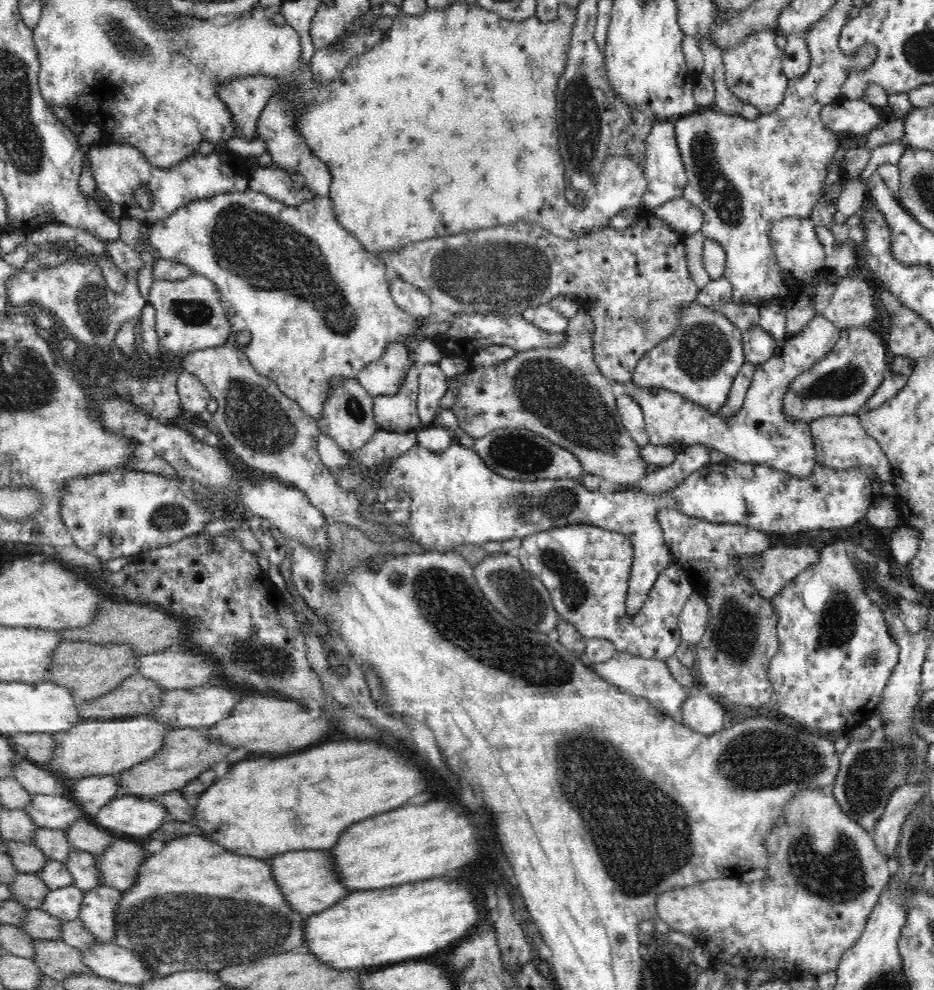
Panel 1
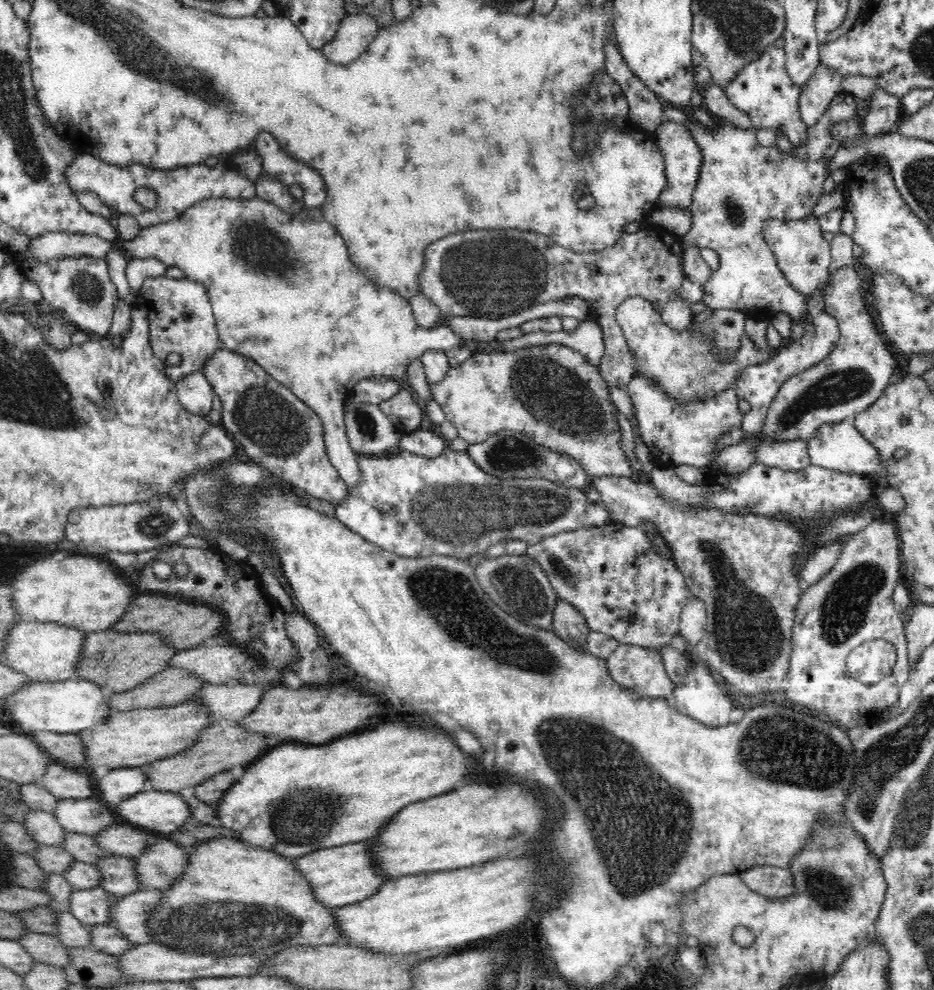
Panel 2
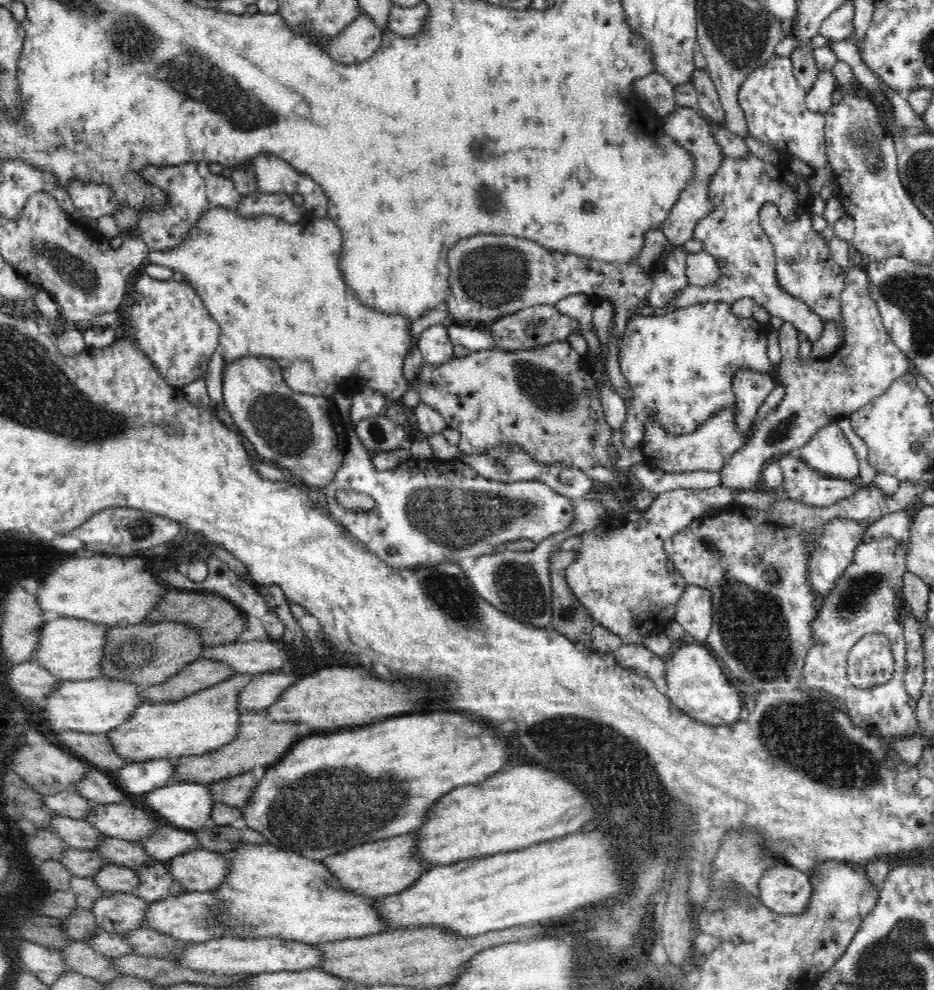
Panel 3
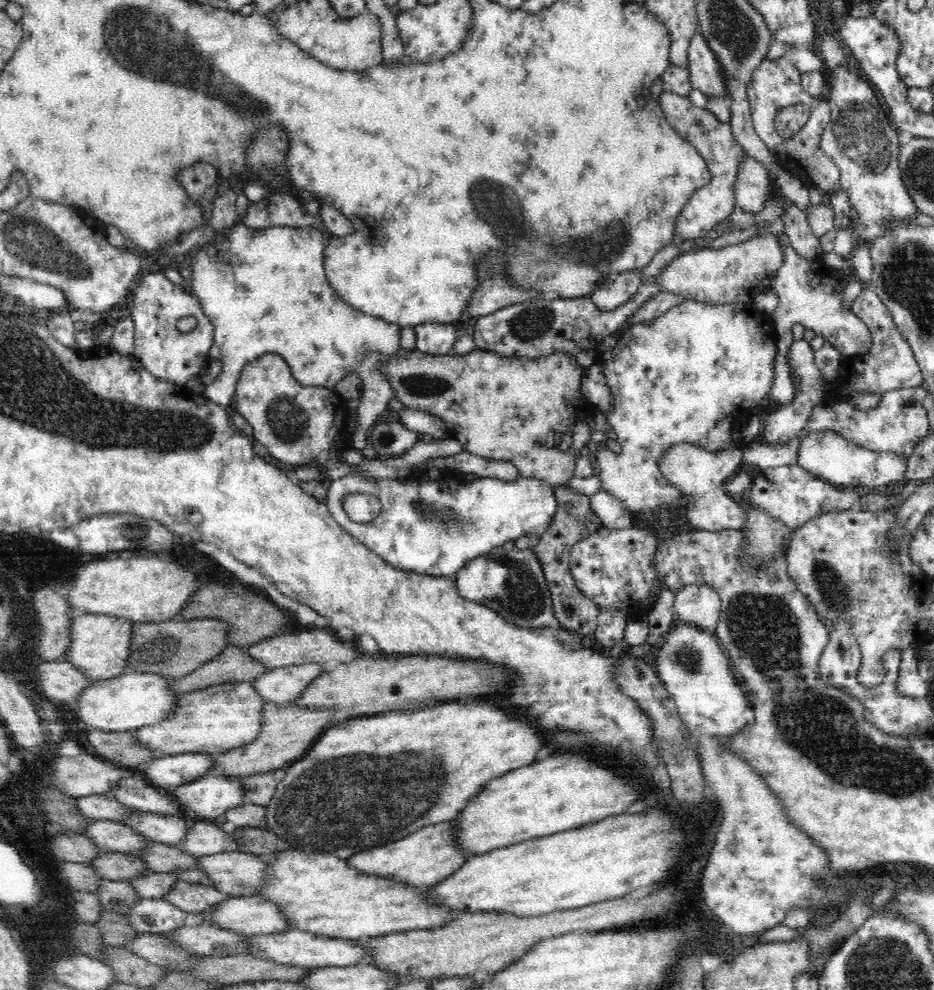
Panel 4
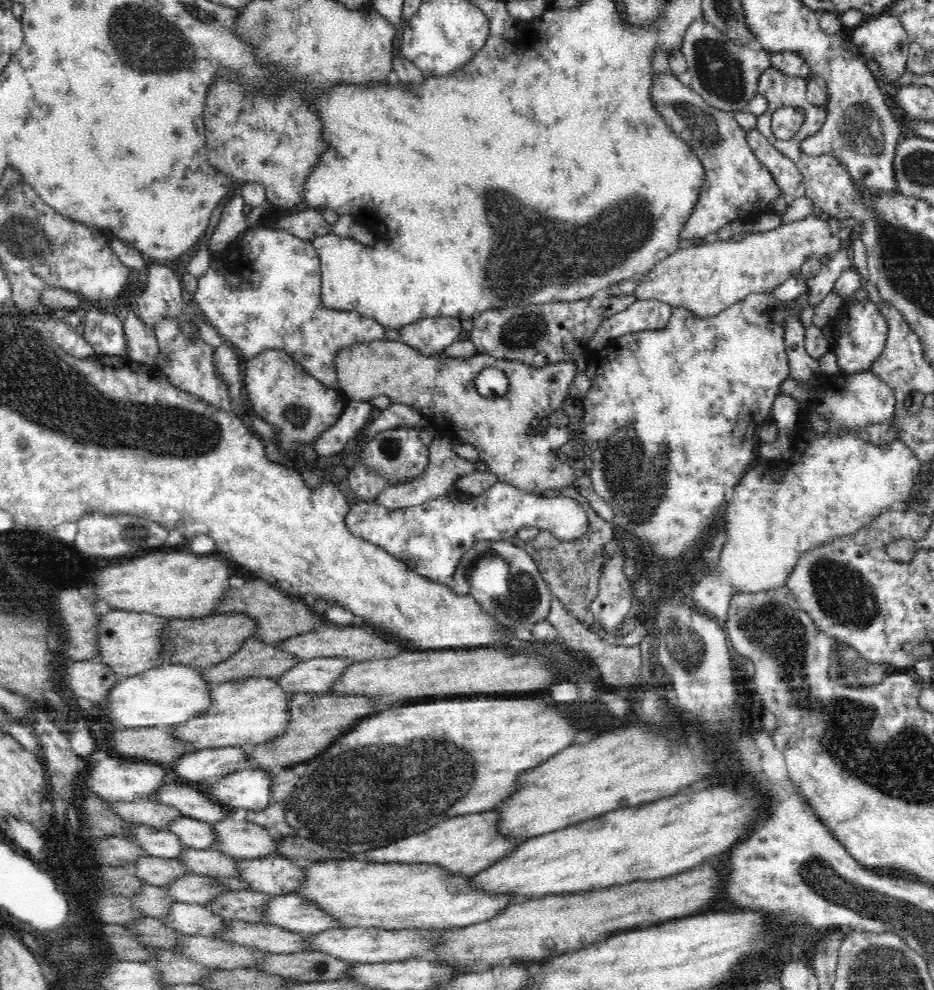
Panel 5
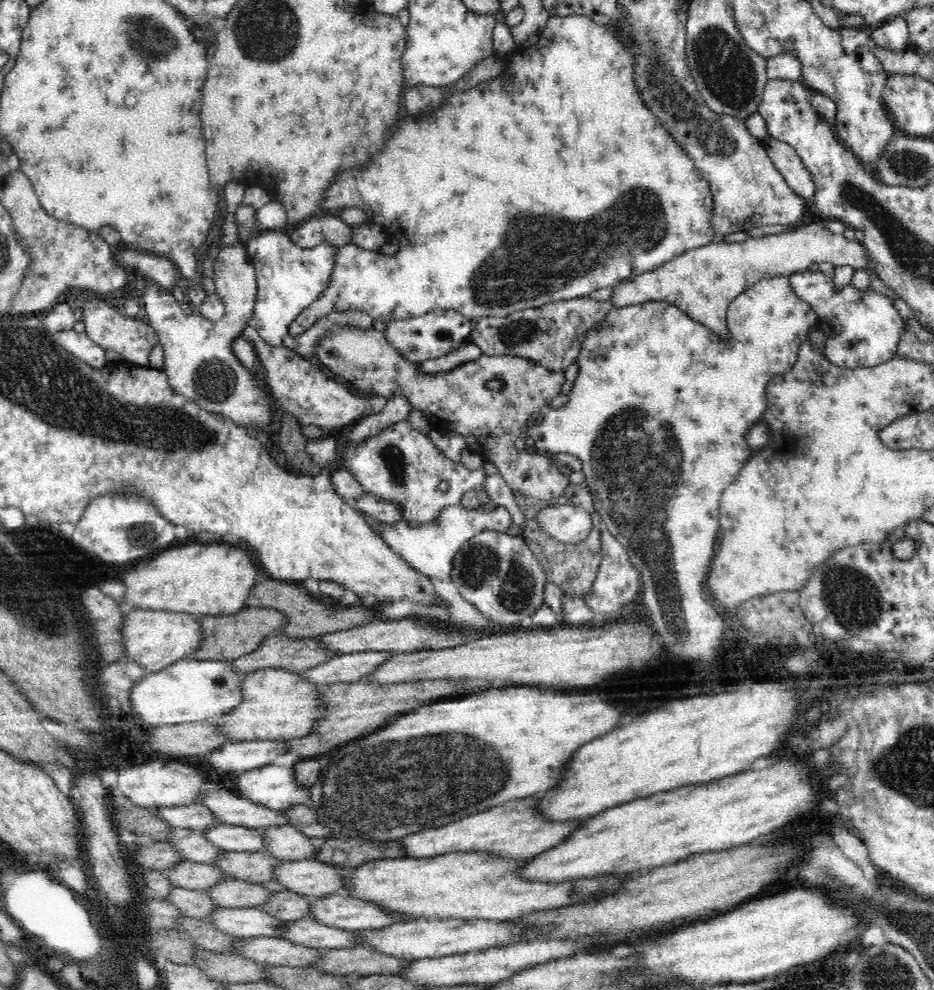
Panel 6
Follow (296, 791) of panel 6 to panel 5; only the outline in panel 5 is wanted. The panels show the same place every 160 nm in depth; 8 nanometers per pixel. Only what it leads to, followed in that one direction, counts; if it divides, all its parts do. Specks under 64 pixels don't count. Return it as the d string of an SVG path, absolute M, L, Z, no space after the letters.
M261 768L242 770L216 778L203 785L206 793L218 804L232 810L238 808L262 810L272 804L271 776Z

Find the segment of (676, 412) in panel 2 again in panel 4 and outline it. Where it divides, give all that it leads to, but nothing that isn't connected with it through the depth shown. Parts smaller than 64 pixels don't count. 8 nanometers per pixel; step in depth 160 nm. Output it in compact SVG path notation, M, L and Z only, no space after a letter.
M683 442L667 448L666 454L659 456L659 469L662 474L684 495L684 520L688 528L709 531L742 529L746 512L740 501L734 500L726 492L724 480L730 478L743 465L743 452L744 448L740 448L740 445L728 445L716 454L700 448L700 445Z

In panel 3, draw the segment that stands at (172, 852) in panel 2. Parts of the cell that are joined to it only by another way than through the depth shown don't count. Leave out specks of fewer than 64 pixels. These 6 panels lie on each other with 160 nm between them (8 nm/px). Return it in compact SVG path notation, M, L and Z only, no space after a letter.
M203 849L190 850L172 858L166 865L172 879L185 890L211 892L222 886L230 872L229 858Z

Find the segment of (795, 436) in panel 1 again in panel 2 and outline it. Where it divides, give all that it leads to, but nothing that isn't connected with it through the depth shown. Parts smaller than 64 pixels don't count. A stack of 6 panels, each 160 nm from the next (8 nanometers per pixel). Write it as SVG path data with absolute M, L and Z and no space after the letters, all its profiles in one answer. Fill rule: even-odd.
M825 310L818 313L806 325L805 333L798 340L790 340L784 346L771 354L772 358L768 362L762 362L754 366L748 366L735 381L735 392L740 400L749 403L749 410L743 416L742 431L744 431L743 441L751 440L761 434L764 419L766 419L770 406L776 399L776 394L792 376L801 371L808 370L818 362L824 361L828 355L836 348L840 336L837 318L828 314ZM760 439L755 446L755 459L785 471L801 471L810 466L808 443L804 439L776 441Z

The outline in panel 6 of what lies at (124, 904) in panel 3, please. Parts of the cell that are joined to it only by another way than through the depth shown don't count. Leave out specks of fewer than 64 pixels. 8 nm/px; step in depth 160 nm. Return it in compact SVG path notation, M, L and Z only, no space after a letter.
M225 908L216 910L207 918L218 930L248 939L249 937L275 937L285 925L276 917L268 915L262 908Z

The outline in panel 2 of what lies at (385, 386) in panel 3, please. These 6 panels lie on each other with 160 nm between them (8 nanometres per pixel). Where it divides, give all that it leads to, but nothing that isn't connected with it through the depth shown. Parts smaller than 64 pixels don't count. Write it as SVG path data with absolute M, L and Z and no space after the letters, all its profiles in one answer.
M226 196L199 200L198 202L195 202L194 205L190 206L190 208L183 210L183 213L180 213L179 217L170 219L163 223L141 228L132 240L122 241L122 238L119 238L115 242L108 242L102 240L102 238L96 235L56 231L41 234L40 236L30 239L29 242L29 256L31 256L36 262L48 262L48 260L54 260L54 258L70 258L72 256L84 254L96 258L104 258L106 253L109 253L110 249L116 249L116 251L121 250L120 253L126 258L136 257L158 259L167 267L181 268L187 279L202 283L202 285L206 287L206 291L208 291L208 296L213 308L213 315L217 322L218 336L220 337L221 344L224 345L224 349L237 352L238 354L244 355L246 358L251 358L256 364L260 364L260 367L262 367L267 374L272 375L279 384L288 388L298 399L300 399L300 401L308 405L320 417L320 421L322 421L322 425L324 425L324 440L329 461L349 488L360 484L360 465L358 465L358 457L356 457L356 453L352 450L348 436L346 435L343 405L345 404L345 400L353 395L354 388L356 384L358 384L358 381L363 380L364 378L394 378L401 385L404 385L409 364L416 359L421 359L424 352L428 352L428 350L435 350L436 352L443 350L446 352L446 350L450 350L458 345L466 345L472 352L475 352L478 347L480 347L480 349L492 347L492 349L500 349L501 352L504 352L528 348L529 346L559 344L562 346L570 346L574 348L574 350L581 352L588 360L588 363L596 367L602 362L602 355L604 354L604 335L601 326L596 320L582 321L577 326L577 329L574 329L572 332L566 332L564 329L551 333L536 331L520 336L520 338L516 338L516 340L504 340L504 342L500 342L499 340L491 342L484 342L483 340L463 340L463 338L454 334L454 332L452 332L447 326L434 326L431 329L420 328L414 318L413 310L408 300L402 298L398 293L394 293L394 291L388 287L376 285L376 283L374 283L364 271L360 271L360 267L358 267L356 263L352 263L350 260L350 253L348 253L348 246L346 246L346 243L344 242L344 237L324 218L324 213L322 213L321 207L305 206L300 212L290 214L284 212L284 210L280 209L280 207L276 206L274 203L262 200L258 196L249 199L233 199Z

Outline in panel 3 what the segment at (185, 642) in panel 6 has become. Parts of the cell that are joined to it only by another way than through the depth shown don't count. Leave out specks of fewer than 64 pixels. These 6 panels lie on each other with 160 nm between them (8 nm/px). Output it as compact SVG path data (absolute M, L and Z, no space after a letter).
M59 617L44 621L39 630L38 648L34 654L33 660L29 662L38 663L42 668L48 670L52 676L56 676L64 681L83 681L95 679L101 676L101 660L104 657L105 636L108 626L89 620L80 620L79 618Z

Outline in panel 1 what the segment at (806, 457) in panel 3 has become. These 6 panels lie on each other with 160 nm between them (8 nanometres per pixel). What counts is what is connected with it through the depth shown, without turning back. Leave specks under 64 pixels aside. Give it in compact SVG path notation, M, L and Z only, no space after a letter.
M858 414L818 418L811 424L816 462L830 466L833 469L872 468L881 481L893 478L893 468L887 454L882 450L880 443L863 428Z

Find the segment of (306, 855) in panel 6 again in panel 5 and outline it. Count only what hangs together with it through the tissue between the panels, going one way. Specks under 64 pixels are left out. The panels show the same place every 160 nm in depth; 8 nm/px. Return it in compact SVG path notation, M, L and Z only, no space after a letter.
M231 817L211 823L218 839L218 851L234 859L277 856L278 843L271 832L253 822L234 821Z

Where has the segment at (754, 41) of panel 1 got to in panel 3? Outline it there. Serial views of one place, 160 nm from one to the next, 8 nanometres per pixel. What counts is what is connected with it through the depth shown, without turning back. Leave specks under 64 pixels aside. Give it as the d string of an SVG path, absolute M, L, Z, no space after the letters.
M772 55L768 62L755 68L742 82L738 96L741 110L744 111L749 134L761 141L768 142L778 150L780 155L790 159L798 158L808 162L813 170L830 166L825 143L825 116L808 110L805 105L807 90L799 85L793 75L793 66L790 57Z

